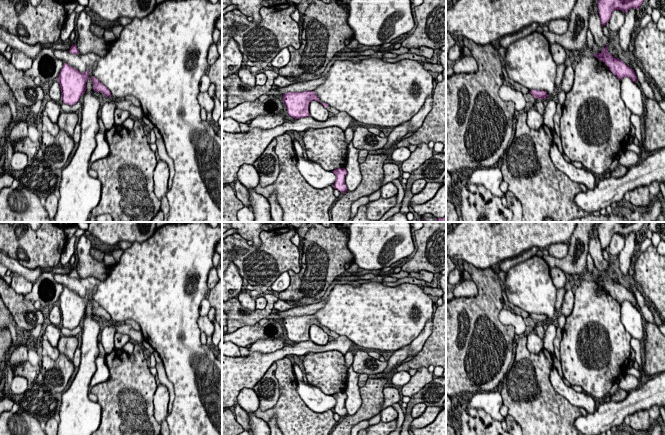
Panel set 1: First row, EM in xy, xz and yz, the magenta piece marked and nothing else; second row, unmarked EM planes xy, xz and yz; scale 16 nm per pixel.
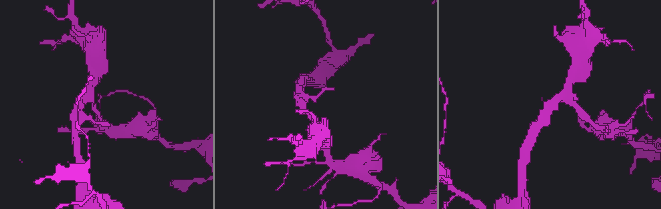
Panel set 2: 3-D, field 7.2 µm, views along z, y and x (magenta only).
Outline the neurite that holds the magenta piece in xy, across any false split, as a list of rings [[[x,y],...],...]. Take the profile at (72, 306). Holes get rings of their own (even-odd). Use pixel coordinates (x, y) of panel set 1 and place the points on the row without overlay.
[[[64,287],[58,302],[63,327],[71,330],[76,328],[86,315],[86,306],[88,302],[88,293],[84,297],[81,297],[67,287]]]

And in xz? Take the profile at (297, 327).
[[[303,315],[287,316],[283,318],[282,324],[287,331],[288,339],[295,343],[300,343],[310,340],[310,327],[313,324],[319,325],[320,323],[314,315]]]

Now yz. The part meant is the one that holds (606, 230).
[[[599,222],[598,237],[601,250],[609,246],[614,234],[621,234],[625,238],[631,232],[639,233],[645,222]]]

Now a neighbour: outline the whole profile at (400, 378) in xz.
[[[396,371],[391,378],[392,384],[396,386],[403,386],[411,379],[411,375],[407,371]]]

